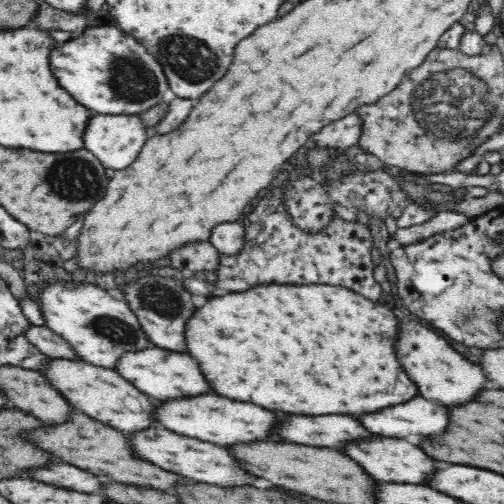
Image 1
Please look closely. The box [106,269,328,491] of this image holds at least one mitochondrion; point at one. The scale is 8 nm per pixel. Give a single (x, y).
(159, 297)

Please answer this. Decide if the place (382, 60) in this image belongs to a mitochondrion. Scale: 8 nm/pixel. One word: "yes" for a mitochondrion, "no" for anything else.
no

